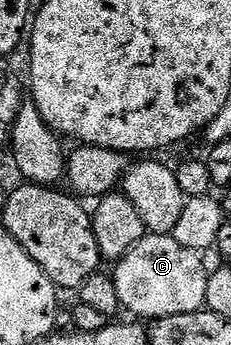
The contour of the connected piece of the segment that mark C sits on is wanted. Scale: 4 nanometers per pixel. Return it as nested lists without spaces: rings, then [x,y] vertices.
[[[171,234],[144,235],[143,240],[114,265],[113,277],[122,307],[135,315],[132,317],[147,322],[200,311],[207,302],[209,279],[209,268],[203,265],[202,258],[198,251],[181,245]]]

